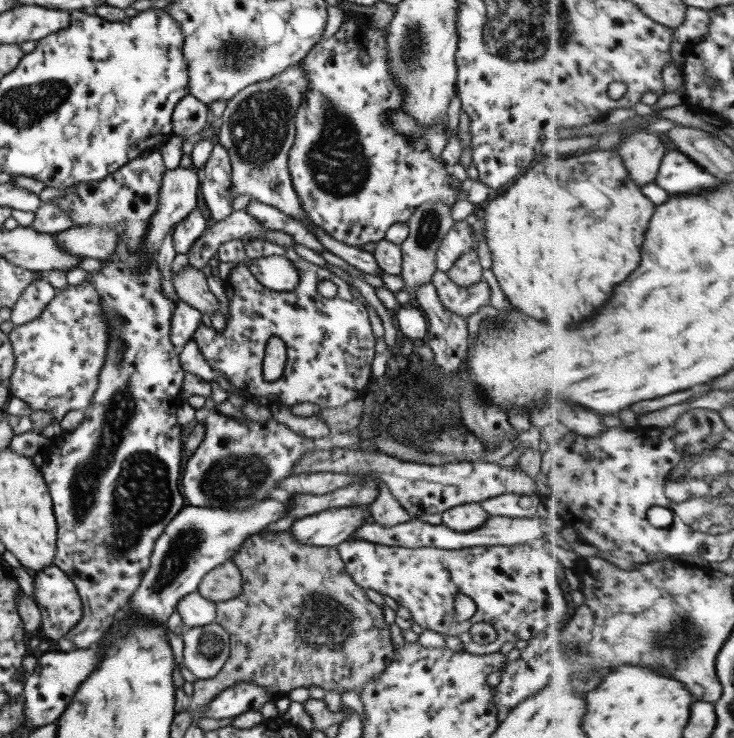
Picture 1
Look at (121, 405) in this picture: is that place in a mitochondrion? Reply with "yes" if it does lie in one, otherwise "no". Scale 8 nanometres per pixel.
yes

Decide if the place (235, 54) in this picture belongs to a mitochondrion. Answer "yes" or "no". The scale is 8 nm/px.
yes

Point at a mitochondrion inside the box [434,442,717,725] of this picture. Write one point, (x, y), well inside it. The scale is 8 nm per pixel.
(689, 636)

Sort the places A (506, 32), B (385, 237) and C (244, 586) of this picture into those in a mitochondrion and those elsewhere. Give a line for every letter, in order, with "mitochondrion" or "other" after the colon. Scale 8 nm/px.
A: mitochondrion
B: other
C: other

